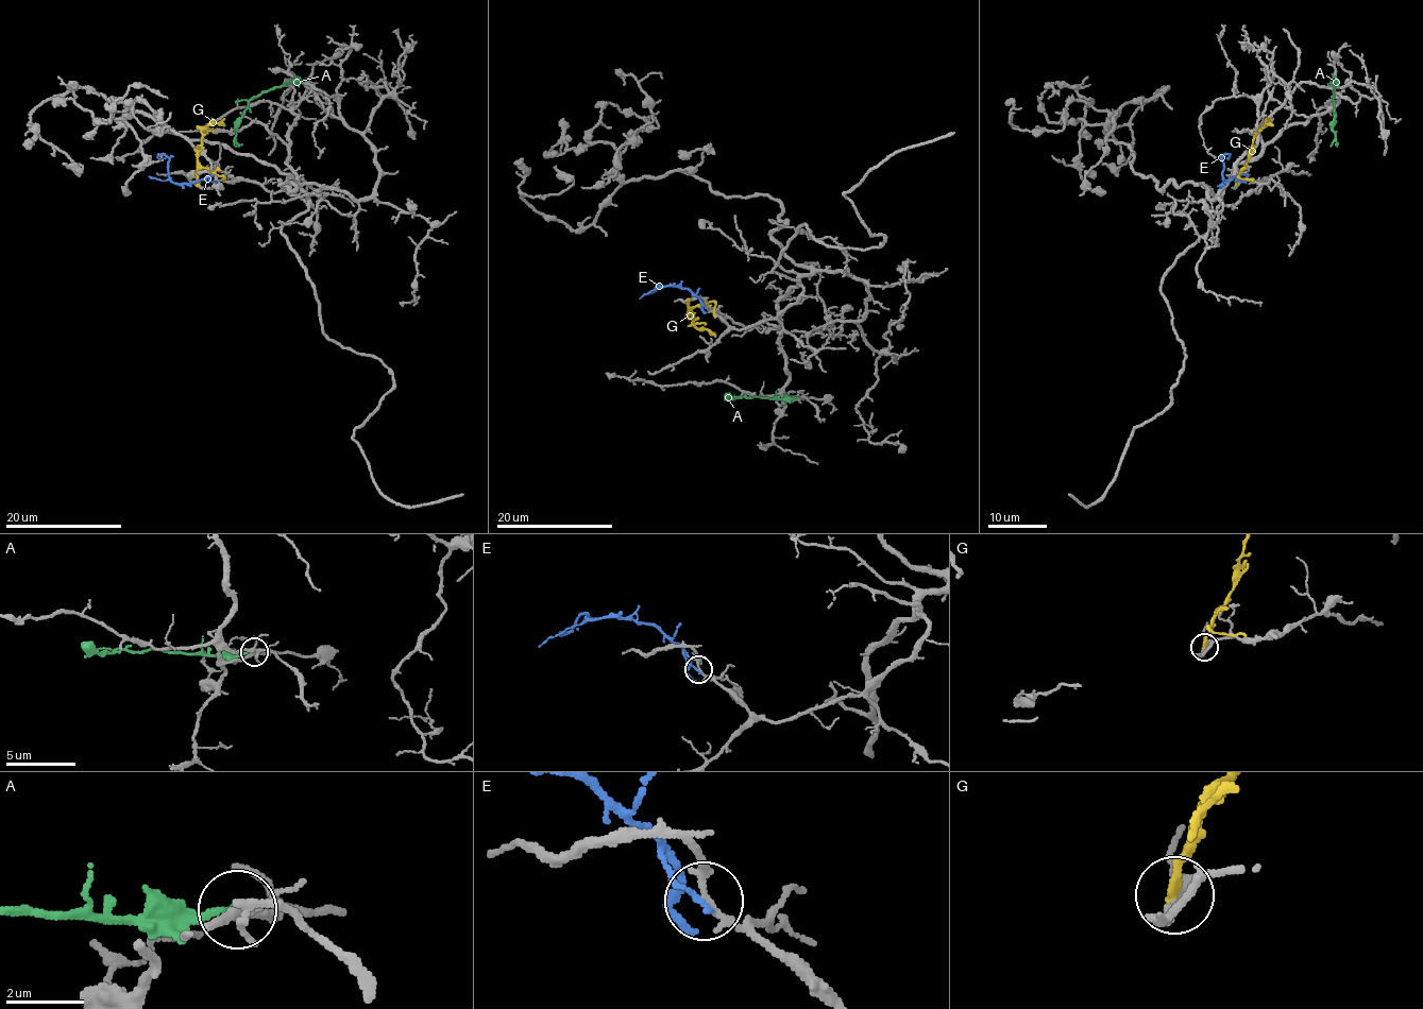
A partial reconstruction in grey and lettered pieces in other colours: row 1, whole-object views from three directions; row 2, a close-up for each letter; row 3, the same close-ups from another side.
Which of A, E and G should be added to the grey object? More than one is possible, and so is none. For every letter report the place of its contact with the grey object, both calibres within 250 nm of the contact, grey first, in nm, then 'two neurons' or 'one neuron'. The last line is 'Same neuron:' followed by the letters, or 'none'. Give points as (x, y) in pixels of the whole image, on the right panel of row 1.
A: contact (1334, 80); calibres 220 and 200 nm; two neurons
E: contact (1244, 182); calibres 190 and 110 nm; two neurons
G: contact (1236, 184); calibres 260 and 240 nm; two neurons
Same neuron: none

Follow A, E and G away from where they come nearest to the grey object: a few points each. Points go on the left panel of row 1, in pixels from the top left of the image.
A: (307, 80), (288, 81), (253, 97), (236, 132), (236, 140), (241, 143)
E: (215, 182), (206, 178), (175, 185), (168, 175), (168, 158), (163, 154), (158, 157), (166, 158)
G: (197, 185), (202, 131), (214, 123), (224, 126)

